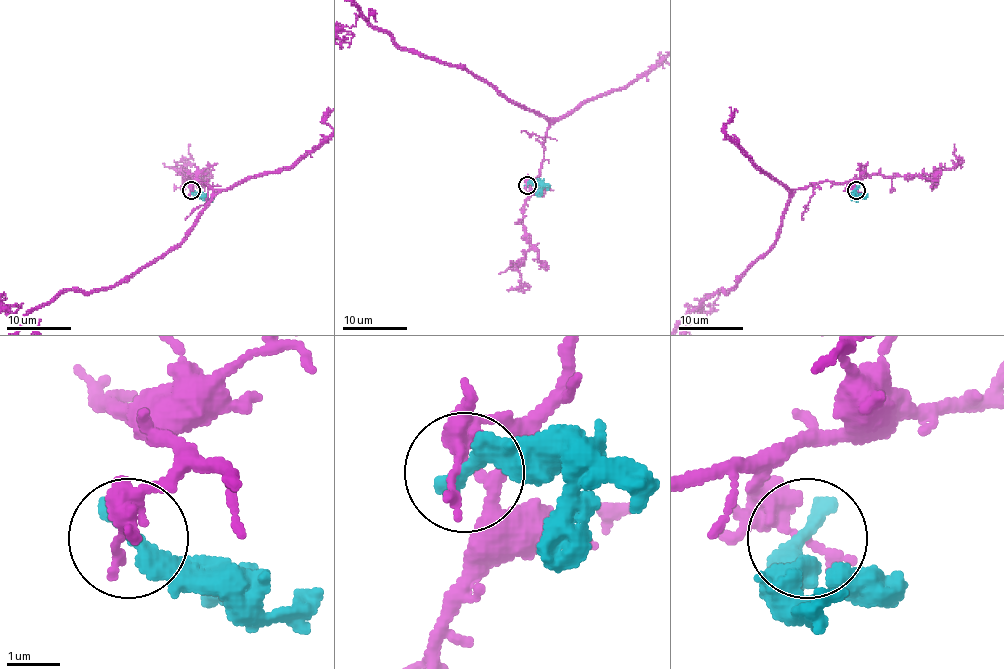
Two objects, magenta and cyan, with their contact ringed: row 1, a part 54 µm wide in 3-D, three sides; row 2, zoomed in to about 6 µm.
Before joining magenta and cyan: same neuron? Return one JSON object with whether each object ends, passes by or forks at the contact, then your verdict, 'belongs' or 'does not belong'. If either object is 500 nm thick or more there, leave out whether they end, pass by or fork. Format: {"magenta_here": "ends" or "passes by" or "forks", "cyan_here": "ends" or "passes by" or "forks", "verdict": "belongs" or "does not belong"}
{"magenta_here": "passes by", "cyan_here": "ends", "verdict": "does not belong"}

